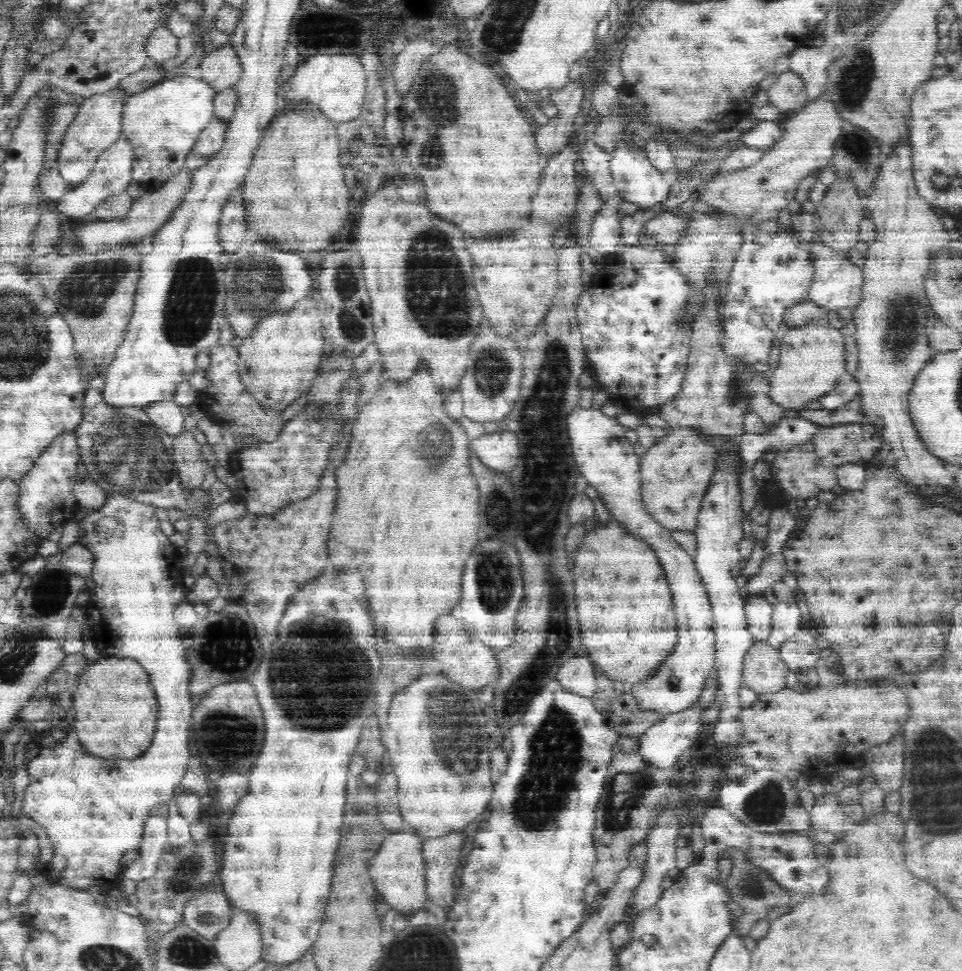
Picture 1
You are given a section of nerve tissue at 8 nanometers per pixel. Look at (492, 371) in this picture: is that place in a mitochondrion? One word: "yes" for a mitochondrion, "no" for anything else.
yes

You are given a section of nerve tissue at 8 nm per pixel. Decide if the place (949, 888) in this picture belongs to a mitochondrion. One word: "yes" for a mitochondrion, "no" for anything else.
no

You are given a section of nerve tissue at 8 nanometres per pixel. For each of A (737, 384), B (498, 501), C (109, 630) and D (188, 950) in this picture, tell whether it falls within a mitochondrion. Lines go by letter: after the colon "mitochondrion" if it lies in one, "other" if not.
A: mitochondrion
B: mitochondrion
C: other
D: mitochondrion

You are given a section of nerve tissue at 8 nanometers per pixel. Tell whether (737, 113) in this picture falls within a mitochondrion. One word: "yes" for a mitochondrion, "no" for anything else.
no

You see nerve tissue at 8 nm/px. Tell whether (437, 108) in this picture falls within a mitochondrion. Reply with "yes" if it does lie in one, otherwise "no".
yes

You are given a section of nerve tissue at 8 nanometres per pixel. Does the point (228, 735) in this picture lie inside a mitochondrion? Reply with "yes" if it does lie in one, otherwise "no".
yes

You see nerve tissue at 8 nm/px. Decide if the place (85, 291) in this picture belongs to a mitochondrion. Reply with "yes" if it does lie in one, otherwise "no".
yes

